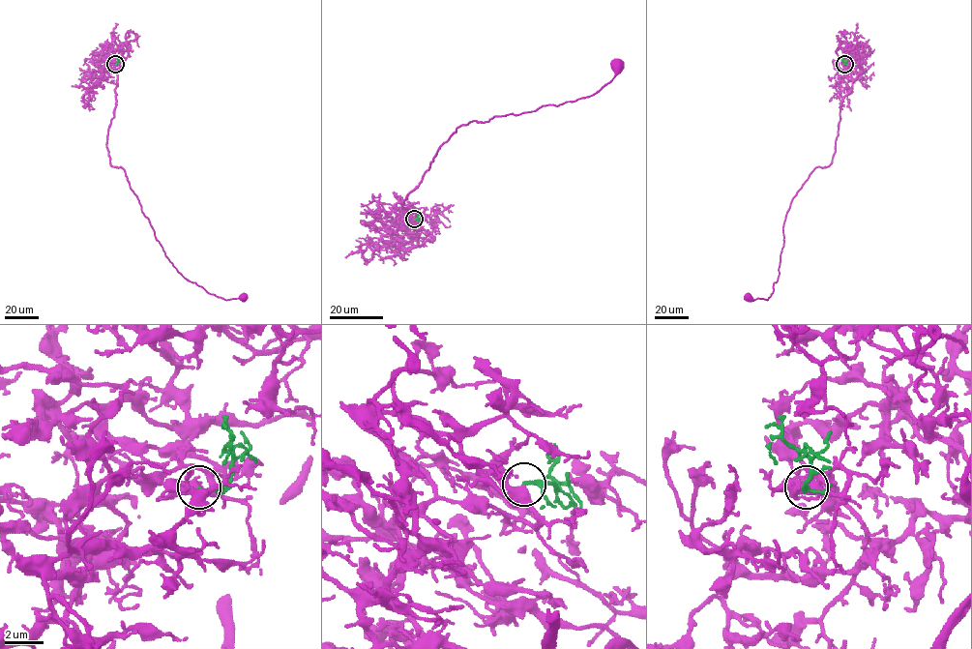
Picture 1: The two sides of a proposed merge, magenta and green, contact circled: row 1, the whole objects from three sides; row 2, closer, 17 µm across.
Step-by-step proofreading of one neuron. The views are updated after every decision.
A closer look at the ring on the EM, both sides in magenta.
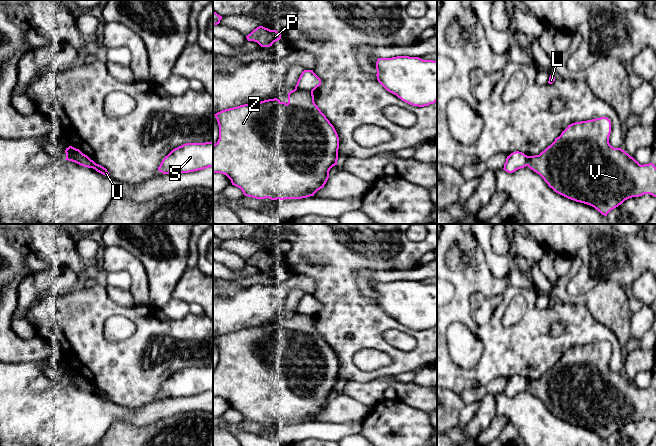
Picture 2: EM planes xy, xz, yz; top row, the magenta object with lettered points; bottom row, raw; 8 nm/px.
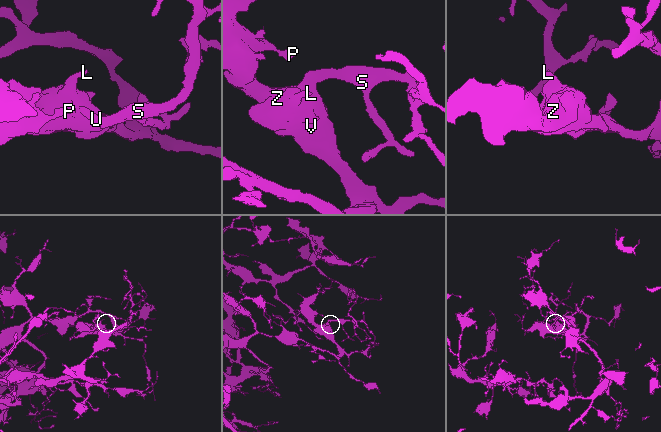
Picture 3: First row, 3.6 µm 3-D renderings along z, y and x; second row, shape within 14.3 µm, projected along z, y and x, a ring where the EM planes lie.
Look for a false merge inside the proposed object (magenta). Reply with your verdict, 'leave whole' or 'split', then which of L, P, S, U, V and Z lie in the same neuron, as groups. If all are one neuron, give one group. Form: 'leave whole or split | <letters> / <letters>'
split | L P V Z / S U

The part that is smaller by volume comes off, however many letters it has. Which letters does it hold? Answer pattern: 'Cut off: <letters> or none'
Cut off: S, U

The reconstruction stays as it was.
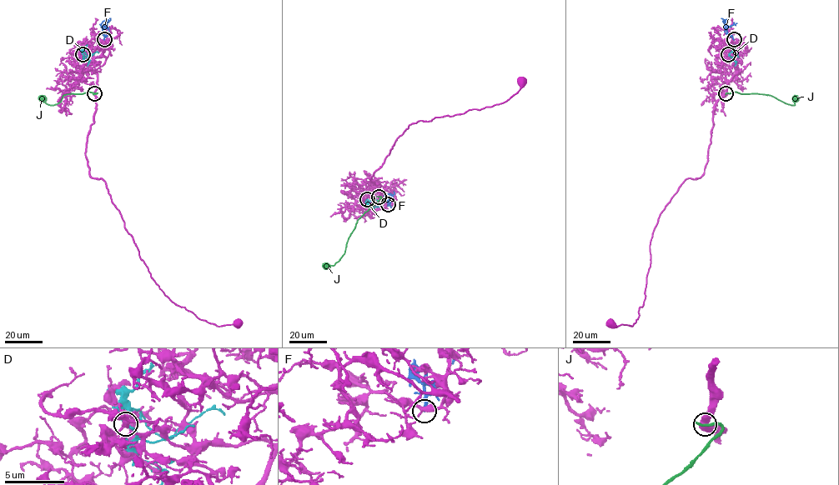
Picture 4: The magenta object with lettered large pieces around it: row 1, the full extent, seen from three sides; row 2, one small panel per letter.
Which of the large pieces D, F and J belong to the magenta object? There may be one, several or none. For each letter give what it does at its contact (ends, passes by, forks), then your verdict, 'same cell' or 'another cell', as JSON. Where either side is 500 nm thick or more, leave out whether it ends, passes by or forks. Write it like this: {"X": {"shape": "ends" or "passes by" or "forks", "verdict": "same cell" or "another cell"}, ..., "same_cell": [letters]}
{"D": {"shape": "passes by", "verdict": "another cell"}, "F": {"shape": "ends", "verdict": "same cell"}, "J": {"verdict": "another cell"}, "same_cell": ["F"]}

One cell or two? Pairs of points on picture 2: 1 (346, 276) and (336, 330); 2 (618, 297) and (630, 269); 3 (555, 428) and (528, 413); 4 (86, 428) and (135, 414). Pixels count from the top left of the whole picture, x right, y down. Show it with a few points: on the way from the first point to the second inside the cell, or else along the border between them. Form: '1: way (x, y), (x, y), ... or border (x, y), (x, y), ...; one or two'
1: way (345, 289), (345, 309), (338, 317); one
2: border (599, 283), (605, 280), (615, 280), (625, 290); two
3: way (548, 428), (543, 428), (535, 420); one
4: way (98, 416), (100, 414), (123, 414); one

